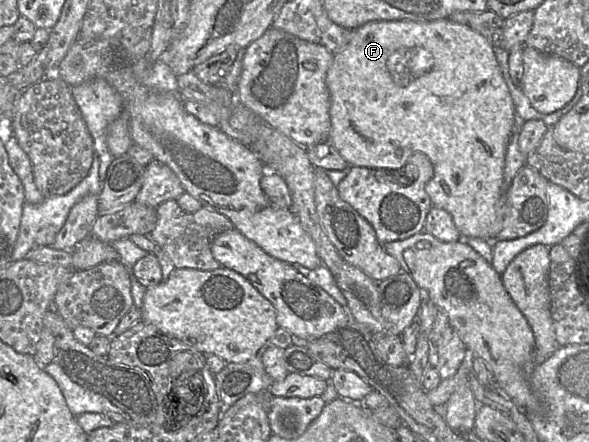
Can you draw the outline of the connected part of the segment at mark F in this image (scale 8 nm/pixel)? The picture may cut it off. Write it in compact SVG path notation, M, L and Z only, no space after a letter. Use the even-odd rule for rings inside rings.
M449 18L431 22L415 22L411 20L370 21L350 30L350 38L346 45L333 56L327 71L326 85L330 94L330 132L328 142L332 144L342 157L353 167L366 167L387 171L403 171L408 159L416 152L424 153L430 159L434 175L426 183L425 191L434 207L446 210L451 214L455 226L462 238L477 237L495 241L502 228L503 171L507 147L517 119L514 103L507 84L498 65L493 46L480 33L470 27L455 23Z

